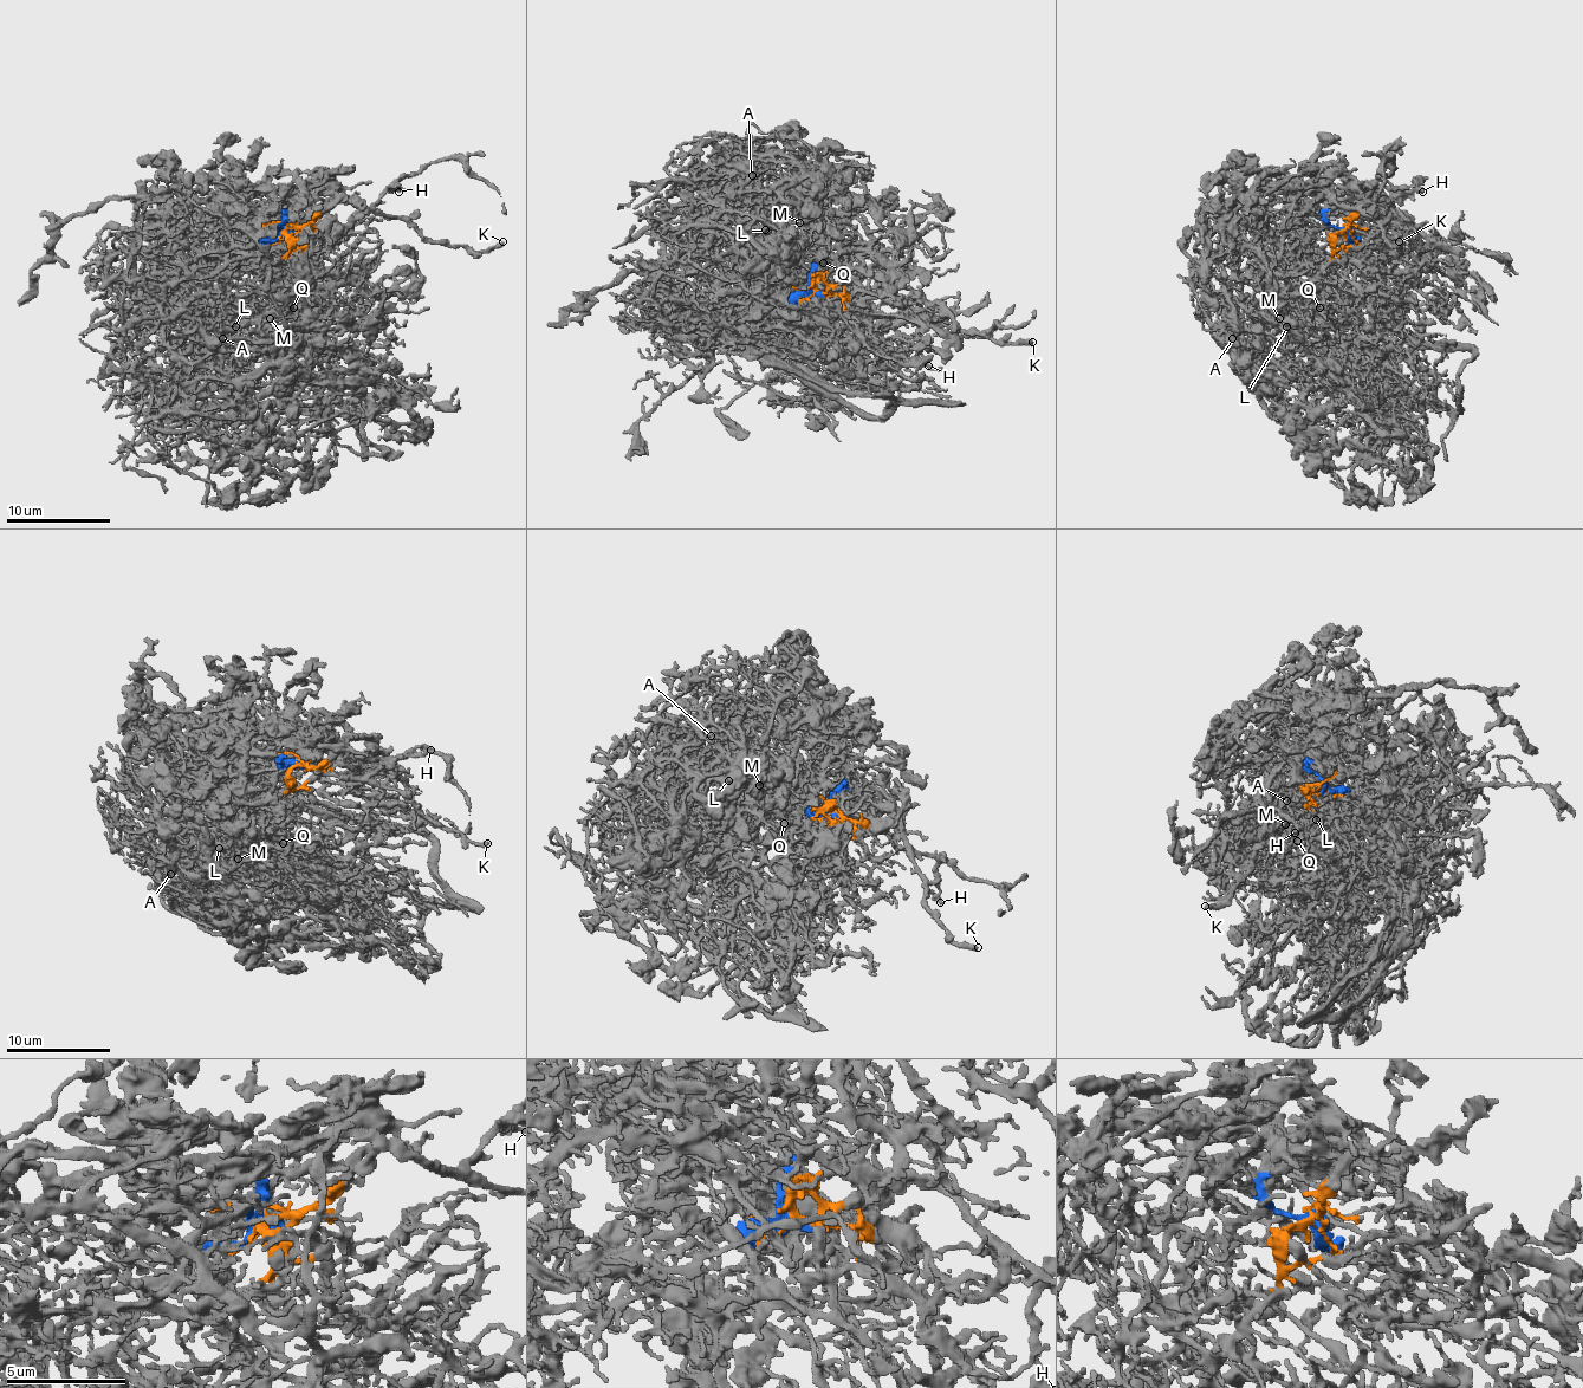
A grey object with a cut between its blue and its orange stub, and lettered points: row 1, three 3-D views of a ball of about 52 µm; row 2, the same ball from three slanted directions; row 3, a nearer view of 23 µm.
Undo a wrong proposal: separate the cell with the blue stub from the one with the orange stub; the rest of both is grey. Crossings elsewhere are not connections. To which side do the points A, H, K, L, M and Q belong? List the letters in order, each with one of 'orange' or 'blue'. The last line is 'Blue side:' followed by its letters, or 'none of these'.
A: orange
H: blue
K: blue
L: orange
M: orange
Q: orange
Blue side: H, K

